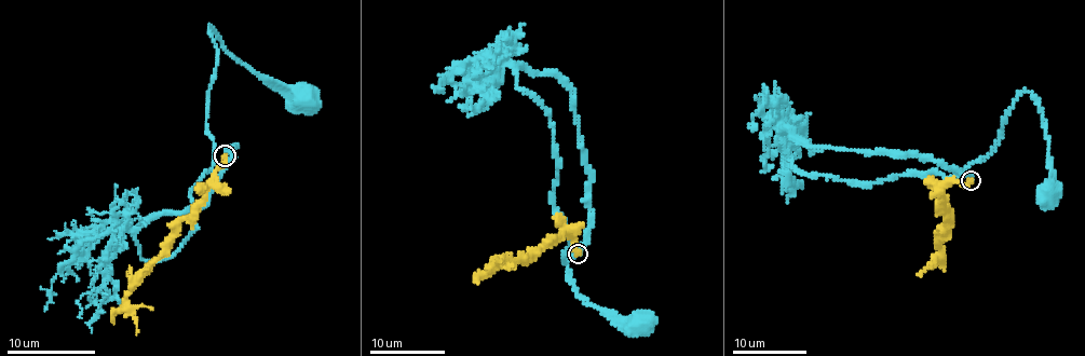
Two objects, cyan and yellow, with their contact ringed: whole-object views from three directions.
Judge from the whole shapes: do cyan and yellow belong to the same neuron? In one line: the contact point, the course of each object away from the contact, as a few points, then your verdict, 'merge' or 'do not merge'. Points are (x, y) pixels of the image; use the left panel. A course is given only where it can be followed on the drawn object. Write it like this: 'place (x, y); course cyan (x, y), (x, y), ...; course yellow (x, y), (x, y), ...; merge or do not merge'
place (225, 155); course cyan (225, 155), (233, 145), (208, 203), (151, 214), (140, 257), (194, 230), (208, 25), (303, 98); course yellow (225, 155), (202, 203), (178, 224), (178, 234), (170, 248), (126, 296), (136, 334); merge

